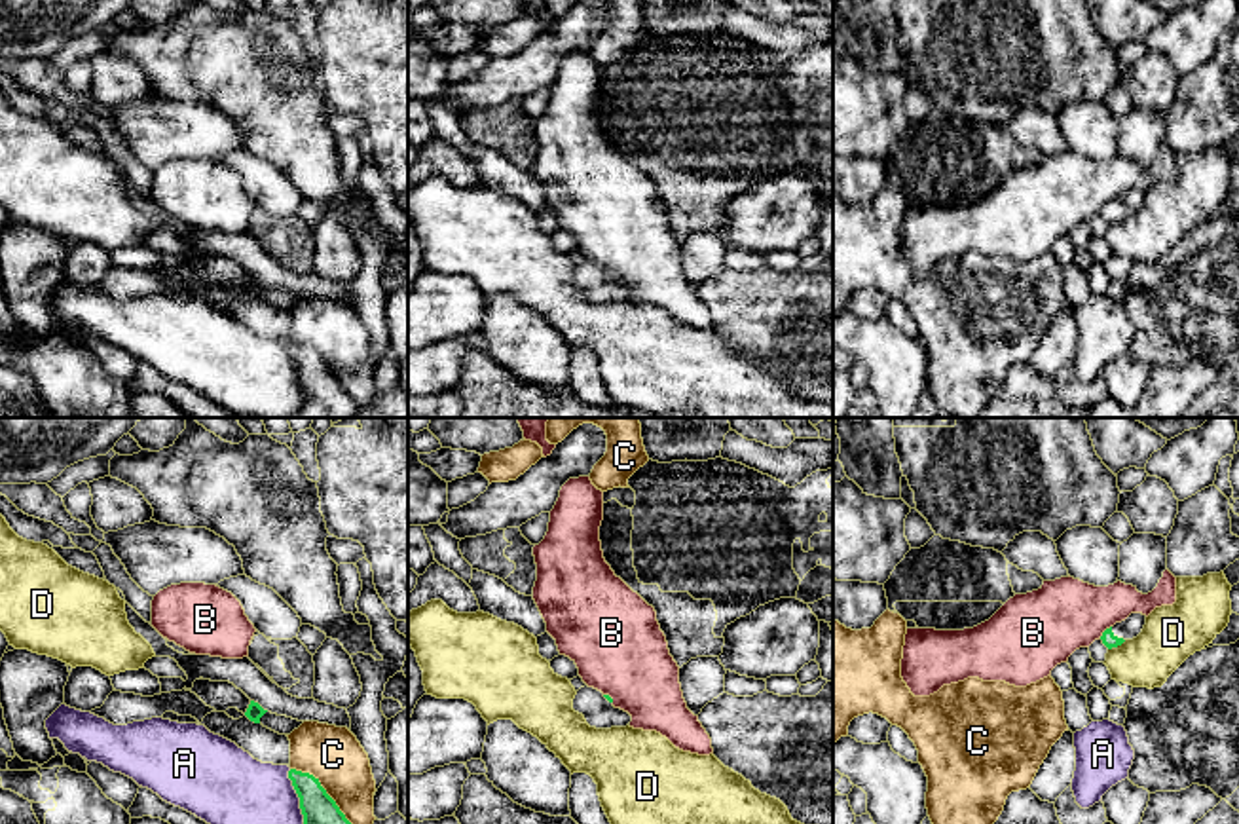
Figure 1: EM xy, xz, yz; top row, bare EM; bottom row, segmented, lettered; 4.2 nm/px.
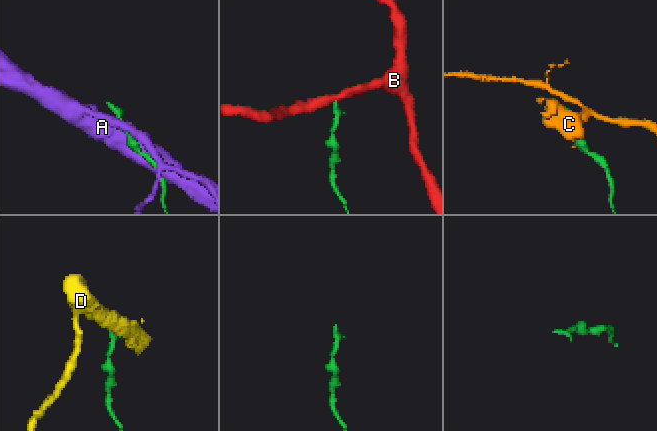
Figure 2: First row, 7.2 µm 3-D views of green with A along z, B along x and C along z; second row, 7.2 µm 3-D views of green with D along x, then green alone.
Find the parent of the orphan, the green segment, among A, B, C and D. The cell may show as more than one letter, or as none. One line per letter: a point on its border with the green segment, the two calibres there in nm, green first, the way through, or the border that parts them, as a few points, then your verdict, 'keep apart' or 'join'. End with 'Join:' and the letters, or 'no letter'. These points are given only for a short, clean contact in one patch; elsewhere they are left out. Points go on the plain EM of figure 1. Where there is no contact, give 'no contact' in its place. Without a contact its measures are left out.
A: contact xy (300, 380); calibres 220 and 340 nm; keep apart
B: contact yz (1105, 206); calibres 60 and 320 nm; border yz (1110, 200), (1099, 211); keep apart
C: contact xy (325, 367); calibres 220 and 240 nm; keep apart
D: contact yz (1116, 221); calibres 60 and 240 nm; keep apart
Join: no letter

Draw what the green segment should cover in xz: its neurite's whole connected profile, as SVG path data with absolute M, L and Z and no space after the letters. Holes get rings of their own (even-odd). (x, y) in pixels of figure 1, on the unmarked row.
M581 262L573 273L573 285L583 289L596 304L626 302L632 290L613 281L613 273L594 262Z

